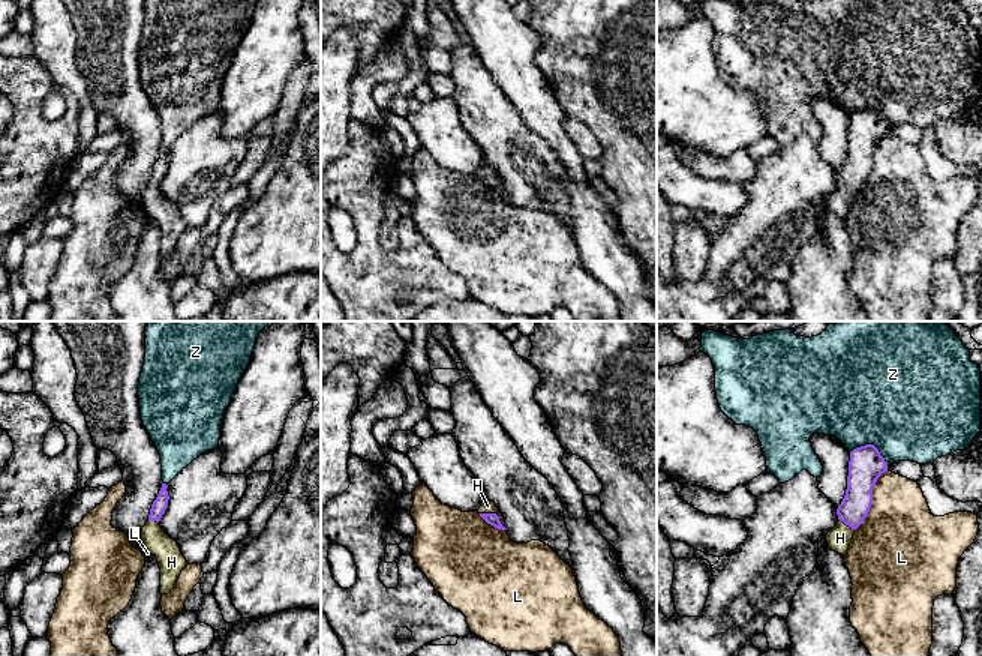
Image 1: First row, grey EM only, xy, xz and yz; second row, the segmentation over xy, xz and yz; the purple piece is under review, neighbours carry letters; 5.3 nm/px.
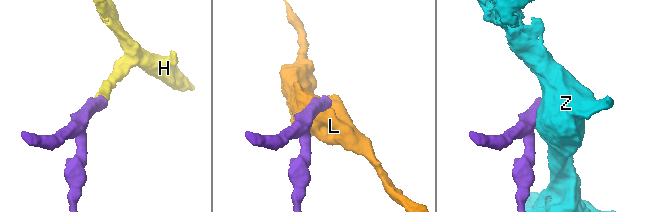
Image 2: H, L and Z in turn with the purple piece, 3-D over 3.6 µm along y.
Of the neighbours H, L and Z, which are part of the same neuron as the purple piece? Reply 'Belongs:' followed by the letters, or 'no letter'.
Belongs: H

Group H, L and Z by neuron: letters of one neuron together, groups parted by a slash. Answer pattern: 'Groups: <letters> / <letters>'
Groups: H / L / Z

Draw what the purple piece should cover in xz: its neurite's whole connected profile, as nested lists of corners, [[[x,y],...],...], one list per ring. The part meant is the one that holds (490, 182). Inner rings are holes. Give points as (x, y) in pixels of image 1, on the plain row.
[[[484,162],[480,173],[477,174],[480,180],[490,189],[493,189],[498,194],[505,194],[505,185],[499,173],[493,165],[489,162]]]

